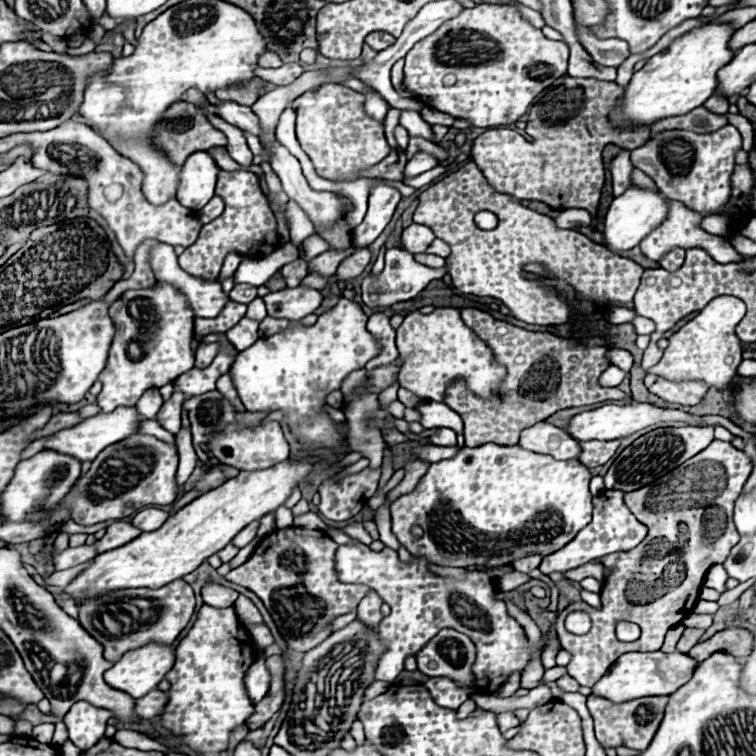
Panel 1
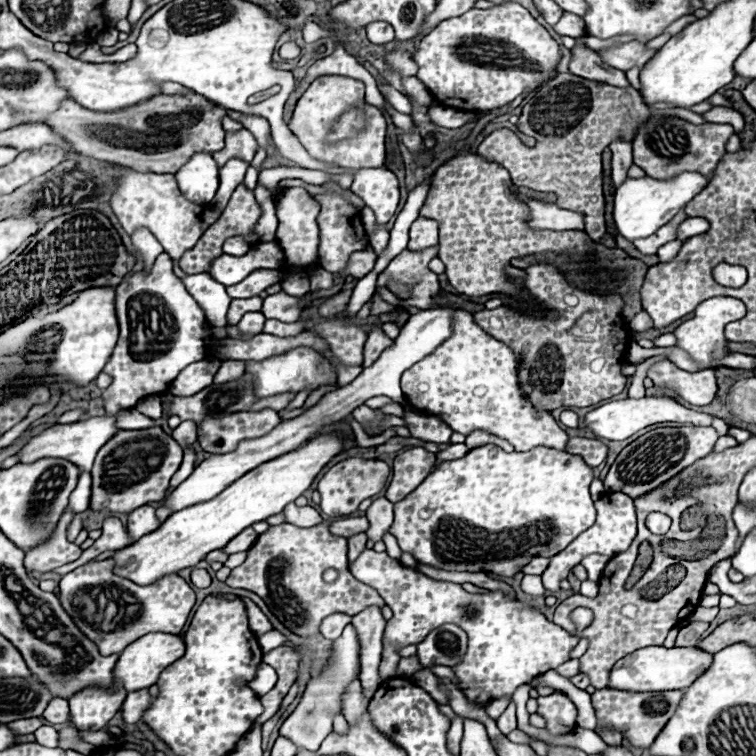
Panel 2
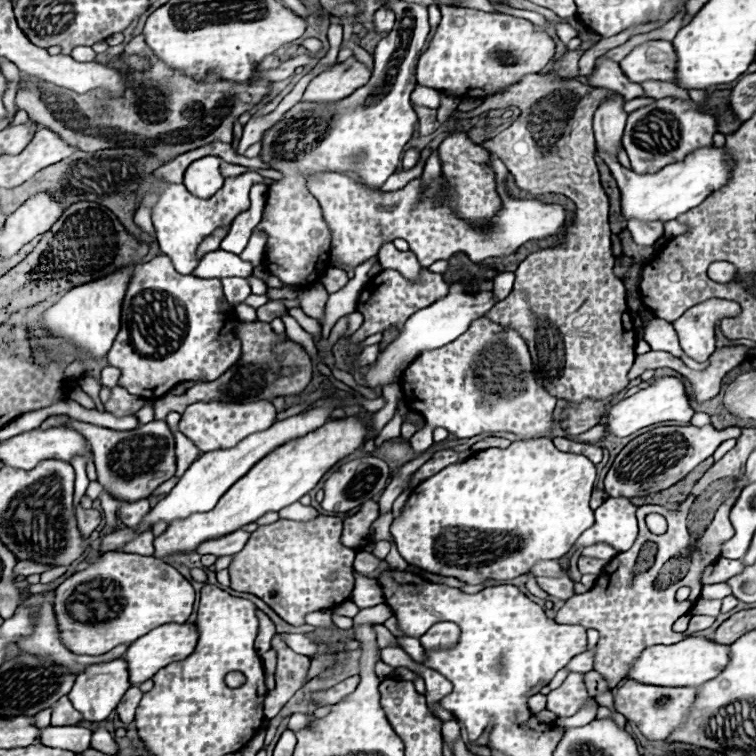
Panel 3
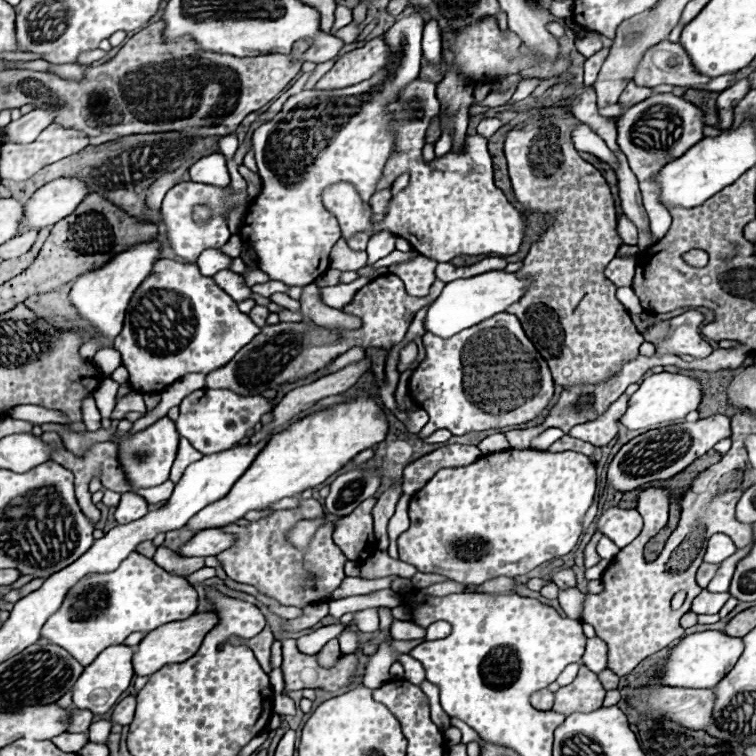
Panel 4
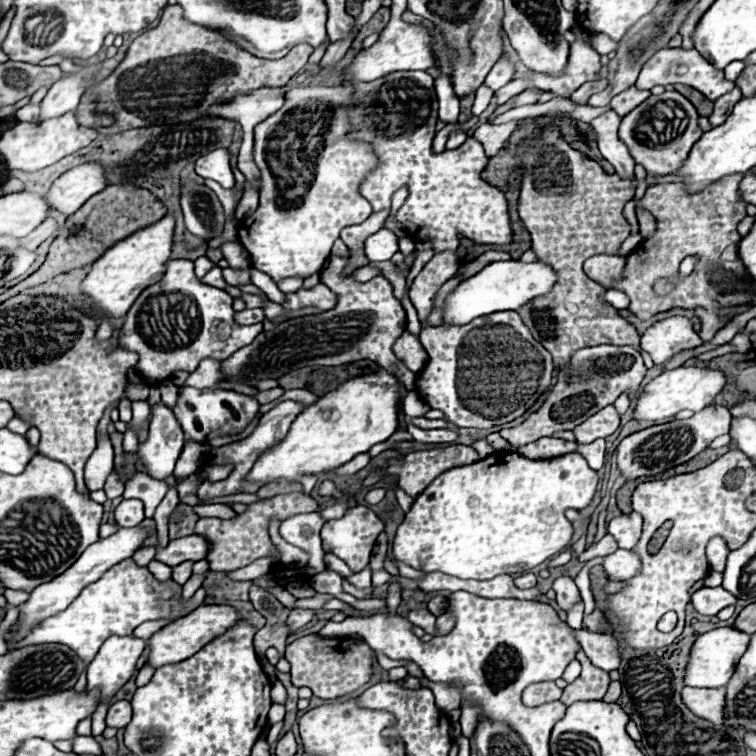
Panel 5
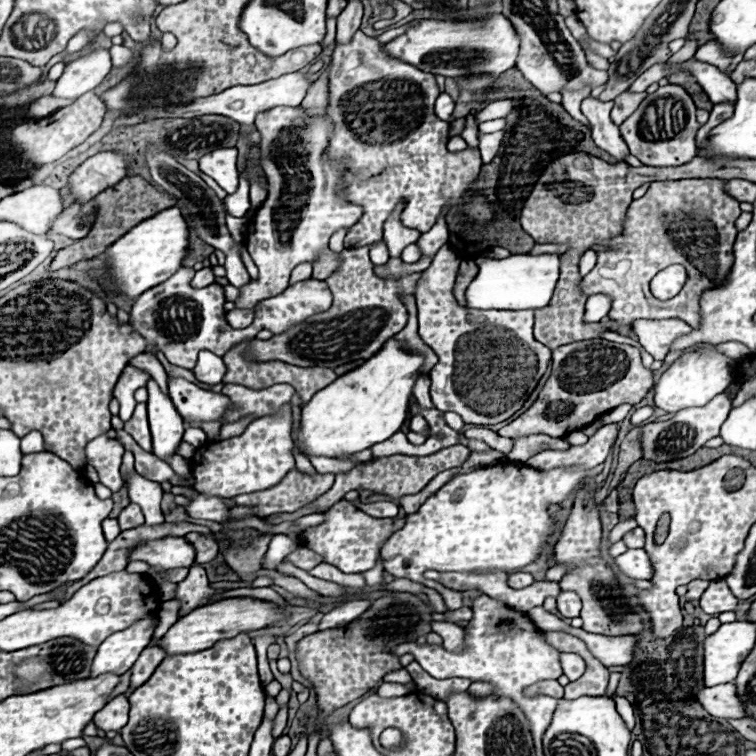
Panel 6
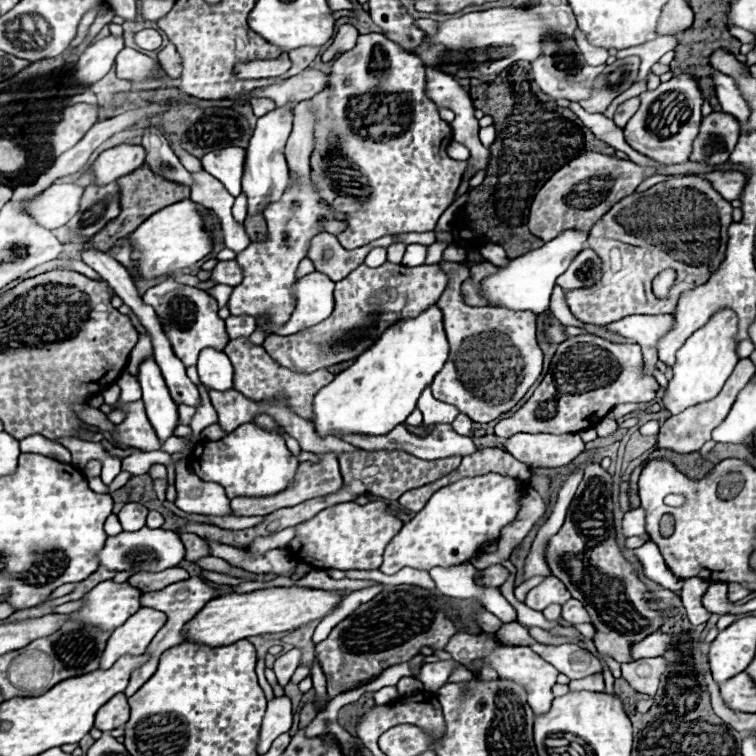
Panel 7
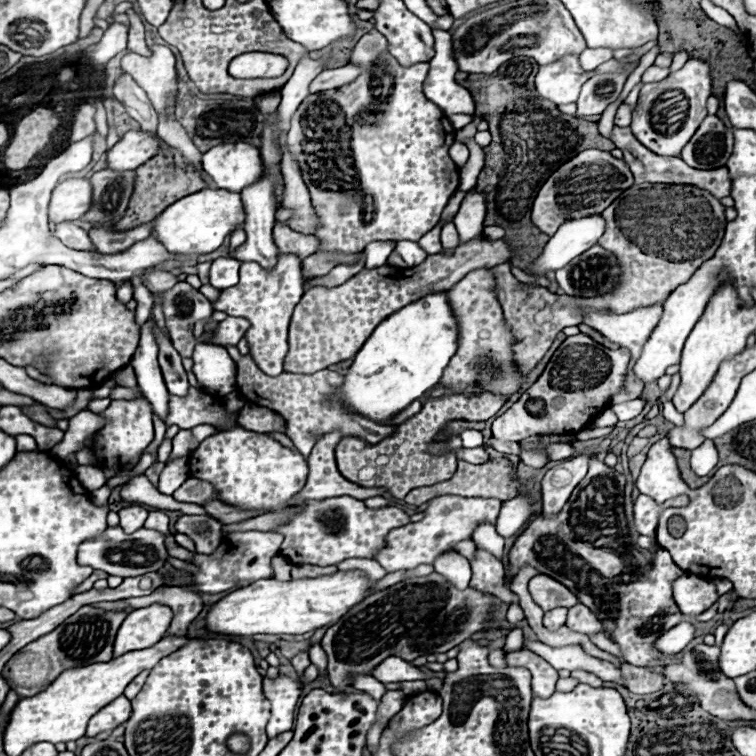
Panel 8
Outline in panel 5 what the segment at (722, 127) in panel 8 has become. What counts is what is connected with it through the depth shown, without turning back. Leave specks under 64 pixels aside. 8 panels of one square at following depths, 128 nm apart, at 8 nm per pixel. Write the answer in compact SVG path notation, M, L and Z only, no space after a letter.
M736 86L730 94L718 98L718 100L714 102L714 112L712 112L712 116L710 116L710 124L712 124L712 126L720 126L720 124L730 116L730 110L734 108L734 104L740 102L740 100L742 100L742 94L740 94L738 86Z

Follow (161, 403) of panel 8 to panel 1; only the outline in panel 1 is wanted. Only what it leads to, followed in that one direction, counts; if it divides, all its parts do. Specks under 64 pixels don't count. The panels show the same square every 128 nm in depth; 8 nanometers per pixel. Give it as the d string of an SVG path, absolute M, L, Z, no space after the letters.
M134 434L132 438L102 450L102 454L98 454L98 458L92 462L90 470L76 480L60 504L50 510L30 512L26 520L36 524L50 518L58 508L68 508L72 522L80 526L92 526L106 520L126 518L148 504L172 504L180 492L180 486L176 484L176 466L176 446L168 446L166 442L148 434Z

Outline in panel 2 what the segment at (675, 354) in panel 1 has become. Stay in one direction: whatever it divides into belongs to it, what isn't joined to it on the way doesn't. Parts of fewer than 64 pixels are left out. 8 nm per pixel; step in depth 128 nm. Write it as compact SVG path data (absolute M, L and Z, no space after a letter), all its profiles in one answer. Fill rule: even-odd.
M714 296L710 300L704 300L696 310L694 310L694 318L682 322L674 332L676 332L676 348L688 352L688 356L704 370L714 368L712 362L720 360L728 354L732 354L732 350L728 348L728 338L724 336L724 326L740 320L746 316L746 306L730 296ZM654 356L636 366L636 372L634 376L631 377L631 383L628 388L628 397L639 399L645 396L643 381L646 378L646 373L652 364L656 364L656 362L660 362L660 360L664 360L664 356Z

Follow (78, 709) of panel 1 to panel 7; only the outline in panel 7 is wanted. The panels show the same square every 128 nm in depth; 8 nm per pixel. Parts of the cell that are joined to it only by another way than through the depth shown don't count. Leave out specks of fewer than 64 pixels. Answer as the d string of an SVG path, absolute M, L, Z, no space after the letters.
M138 610L138 614L130 616L106 642L106 648L100 658L100 670L108 670L120 656L140 656L156 632L166 624L166 614L160 610Z

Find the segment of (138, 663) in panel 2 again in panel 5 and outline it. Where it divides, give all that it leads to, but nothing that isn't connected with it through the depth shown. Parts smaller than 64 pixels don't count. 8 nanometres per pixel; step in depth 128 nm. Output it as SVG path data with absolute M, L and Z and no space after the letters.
M198 606L194 612L190 612L184 618L178 618L158 630L148 642L150 642L150 654L146 658L146 664L152 668L166 666L166 664L176 664L182 662L184 658L194 656L198 650L202 650L208 642L212 642L216 636L224 634L228 628L232 628L240 616L232 606Z

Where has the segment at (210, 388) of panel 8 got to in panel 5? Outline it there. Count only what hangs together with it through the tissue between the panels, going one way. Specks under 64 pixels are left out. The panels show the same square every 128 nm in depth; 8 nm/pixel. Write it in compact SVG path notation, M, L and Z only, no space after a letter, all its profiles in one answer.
M204 360L194 372L190 372L190 376L186 378L184 386L192 386L192 388L210 388L210 386L218 384L218 380L220 380L220 362Z

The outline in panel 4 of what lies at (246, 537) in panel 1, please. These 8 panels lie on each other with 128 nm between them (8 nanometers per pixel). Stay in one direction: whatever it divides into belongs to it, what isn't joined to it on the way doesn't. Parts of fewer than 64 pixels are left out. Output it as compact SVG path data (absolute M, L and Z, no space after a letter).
M202 530L192 536L182 548L180 556L218 556L220 552L232 548L236 544L236 536L222 530Z

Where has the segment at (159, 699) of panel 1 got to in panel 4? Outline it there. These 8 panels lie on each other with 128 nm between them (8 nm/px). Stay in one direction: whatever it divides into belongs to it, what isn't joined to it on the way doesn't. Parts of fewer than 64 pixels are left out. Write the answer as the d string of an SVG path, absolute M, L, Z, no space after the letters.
M134 696L124 698L122 702L118 702L114 706L114 710L112 710L112 722L128 726L132 722L132 718L134 718L134 708L136 708L136 698Z

